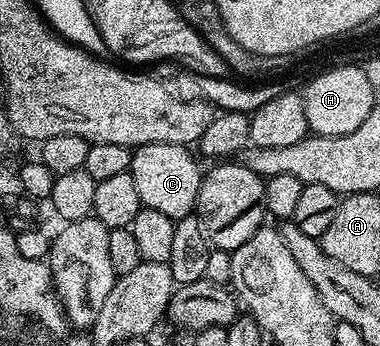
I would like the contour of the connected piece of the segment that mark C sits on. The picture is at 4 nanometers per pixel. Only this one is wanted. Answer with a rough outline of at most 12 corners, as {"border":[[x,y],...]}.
{"border":[[140,144],[129,173],[142,205],[194,215],[203,168],[184,144]]}

